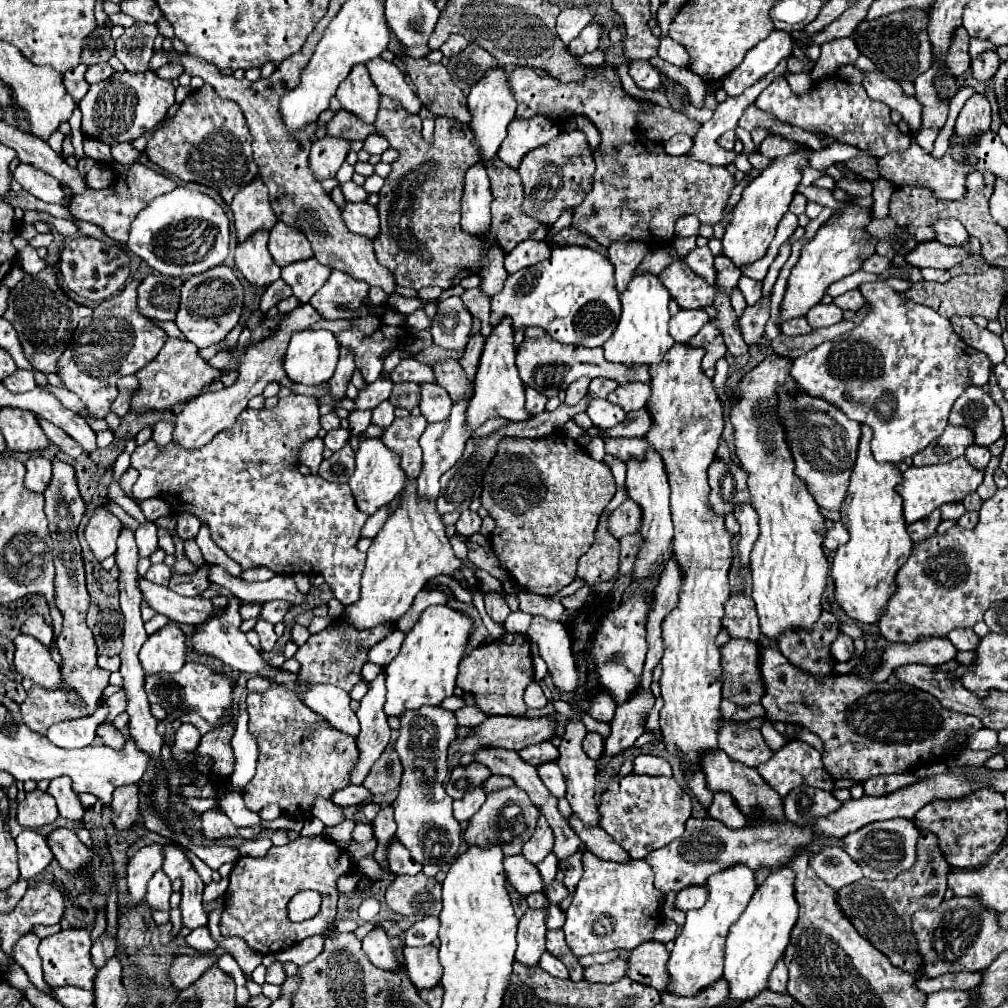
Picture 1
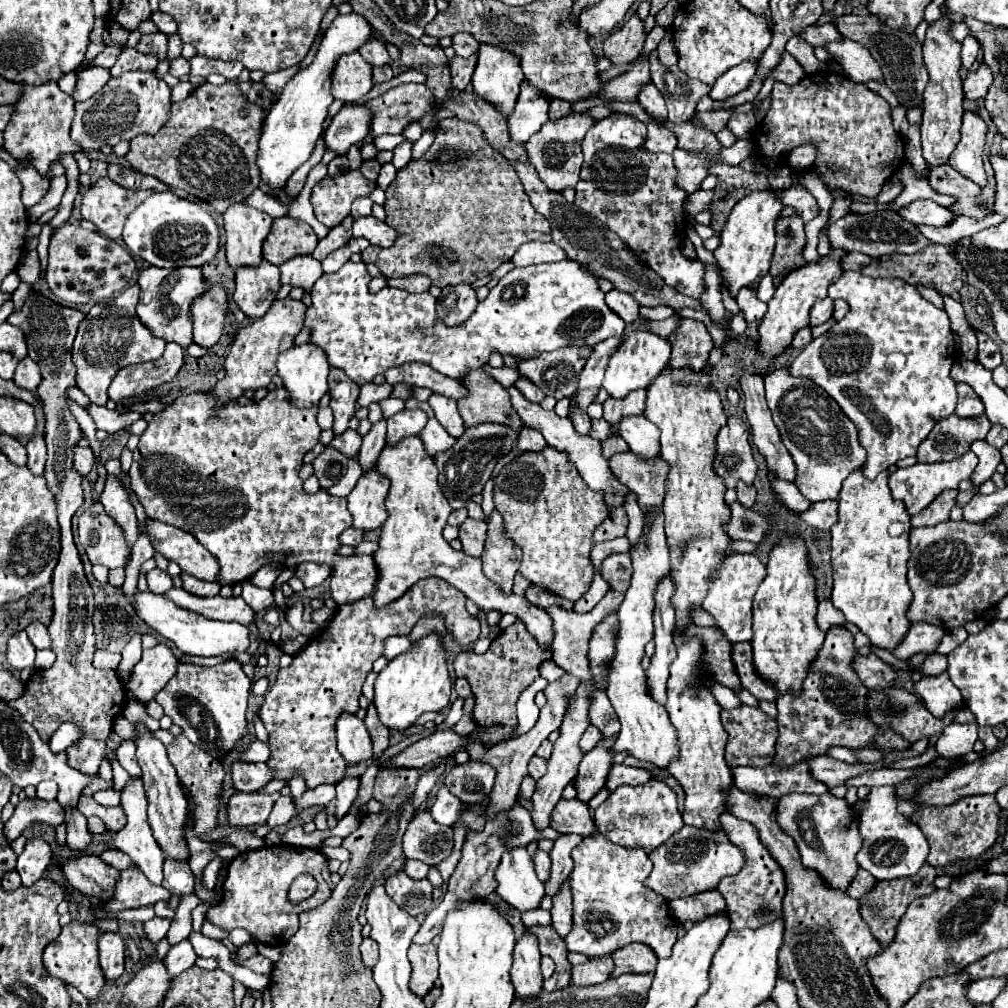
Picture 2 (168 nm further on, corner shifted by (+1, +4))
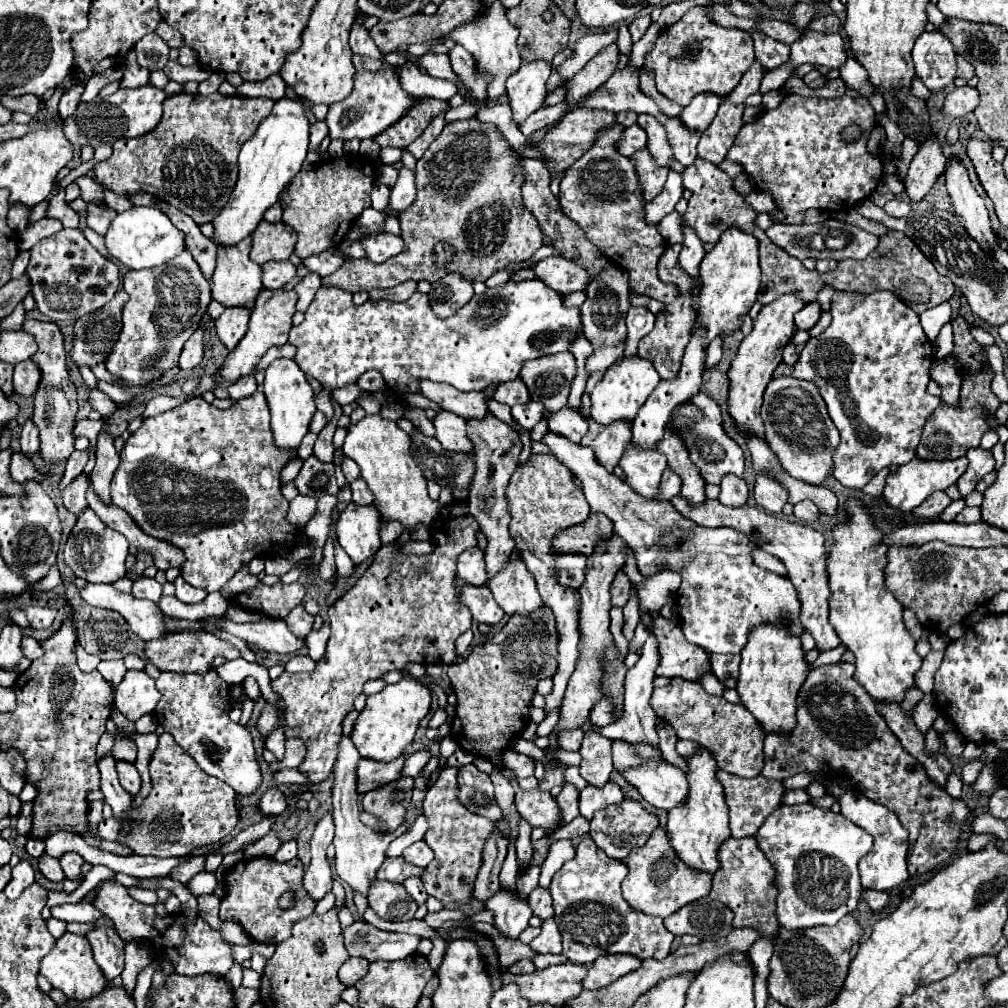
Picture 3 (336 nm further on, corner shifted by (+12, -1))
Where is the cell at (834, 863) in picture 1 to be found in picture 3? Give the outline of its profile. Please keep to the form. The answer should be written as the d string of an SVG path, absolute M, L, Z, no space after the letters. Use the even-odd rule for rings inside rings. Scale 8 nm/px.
M863 891L863 901L867 901L869 903L869 909L873 911L873 913L879 913L879 911L883 911L885 907L887 907L887 903L889 903L889 893L885 893L885 891Z

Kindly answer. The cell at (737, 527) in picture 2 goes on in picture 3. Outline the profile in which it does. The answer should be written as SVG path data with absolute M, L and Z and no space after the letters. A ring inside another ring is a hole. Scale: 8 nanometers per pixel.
M675 495L671 499L671 503L681 515L685 515L685 519L691 519L701 527L733 527L737 531L743 531L745 535L749 535L753 539L753 543L757 547L779 557L785 563L785 567L789 571L789 579L799 593L801 623L813 635L813 639L817 643L815 647L819 651L827 651L827 649L835 649L841 645L841 639L837 637L837 633L833 631L833 627L829 623L829 597L831 597L831 589L827 583L829 549L825 547L825 537L819 531L815 531L809 525L801 525L795 521L787 521L787 519L769 515L763 509L749 507L749 505L727 507L727 505L719 503L717 499L713 499L713 501L707 499L701 507L691 507L691 503L687 499L683 499L681 495Z

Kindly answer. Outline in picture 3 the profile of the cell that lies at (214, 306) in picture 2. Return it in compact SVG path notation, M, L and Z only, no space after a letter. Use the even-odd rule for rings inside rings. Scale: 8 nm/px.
M199 327L191 339L185 343L181 359L179 359L179 367L181 369L193 369L201 363L203 359L203 327Z

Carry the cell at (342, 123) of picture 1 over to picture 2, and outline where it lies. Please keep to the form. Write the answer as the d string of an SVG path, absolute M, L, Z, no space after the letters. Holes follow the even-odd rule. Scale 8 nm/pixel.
M398 84L390 88L386 94L380 98L368 100L366 110L372 110L372 122L370 122L370 136L380 136L380 134L400 134L408 122L420 120L424 112L432 110L432 94L428 94L428 88L424 84Z

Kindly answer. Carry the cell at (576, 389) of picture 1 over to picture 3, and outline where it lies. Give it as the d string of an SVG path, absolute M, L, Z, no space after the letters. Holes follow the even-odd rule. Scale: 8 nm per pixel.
M621 343L621 347L601 347L601 351L595 349L595 353L589 357L587 361L587 369L593 373L597 369L607 369L609 365L613 365L617 359L623 357L623 349L625 343Z

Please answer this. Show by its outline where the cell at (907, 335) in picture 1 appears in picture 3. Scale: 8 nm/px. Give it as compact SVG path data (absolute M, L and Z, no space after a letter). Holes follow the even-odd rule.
M875 291L871 295L835 293L831 315L831 327L805 343L797 365L793 367L793 377L813 381L819 387L829 417L841 435L841 443L833 453L833 477L843 487L861 489L881 469L905 465L915 457L923 425L941 403L939 397L927 393L927 383L931 379L929 367L935 361L933 345L919 323L919 315L911 307L905 307L891 291Z

